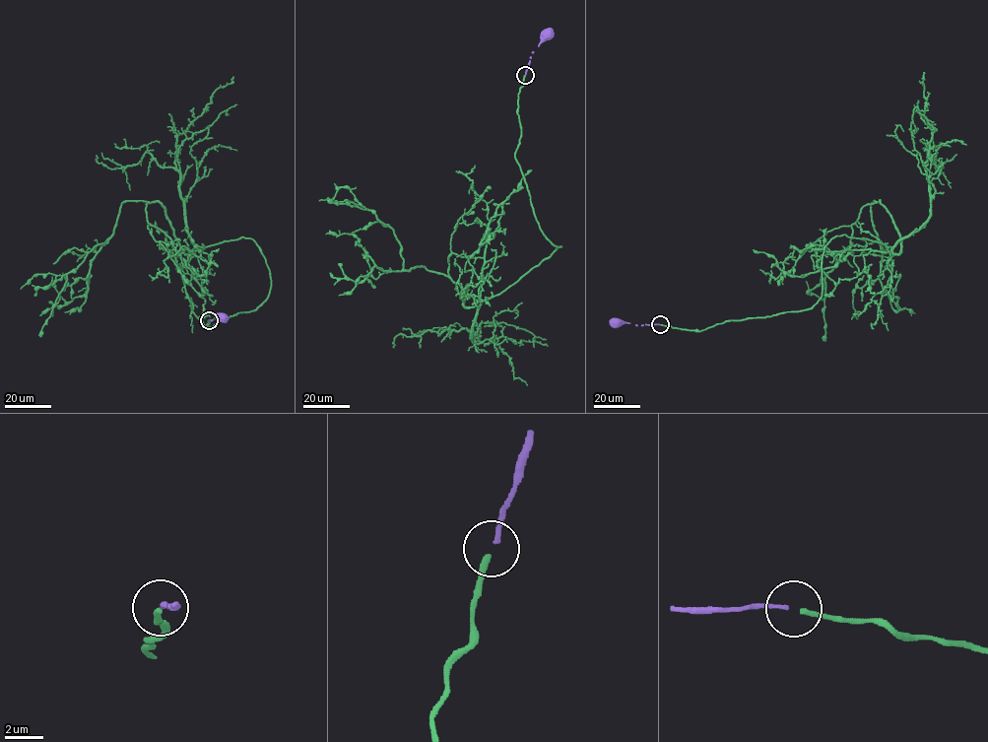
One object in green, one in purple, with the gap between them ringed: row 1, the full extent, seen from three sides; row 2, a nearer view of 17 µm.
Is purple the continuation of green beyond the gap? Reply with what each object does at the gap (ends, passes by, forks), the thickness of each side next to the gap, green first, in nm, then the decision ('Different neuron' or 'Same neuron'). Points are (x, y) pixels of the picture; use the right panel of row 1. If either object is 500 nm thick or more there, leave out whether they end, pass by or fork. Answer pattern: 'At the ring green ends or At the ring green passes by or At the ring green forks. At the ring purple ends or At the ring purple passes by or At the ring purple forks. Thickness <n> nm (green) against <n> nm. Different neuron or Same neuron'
At the ring green ends. At the ring purple ends. Thickness 280 nm (green) against 220 nm. Same neuron

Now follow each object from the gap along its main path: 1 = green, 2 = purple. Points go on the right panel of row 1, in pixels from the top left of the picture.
1: (661, 324), (810, 308), (835, 236), (899, 253), (880, 201), (877, 238), (824, 278), (823, 340)
2: (659, 324), (623, 322), (616, 326), (616, 323)

